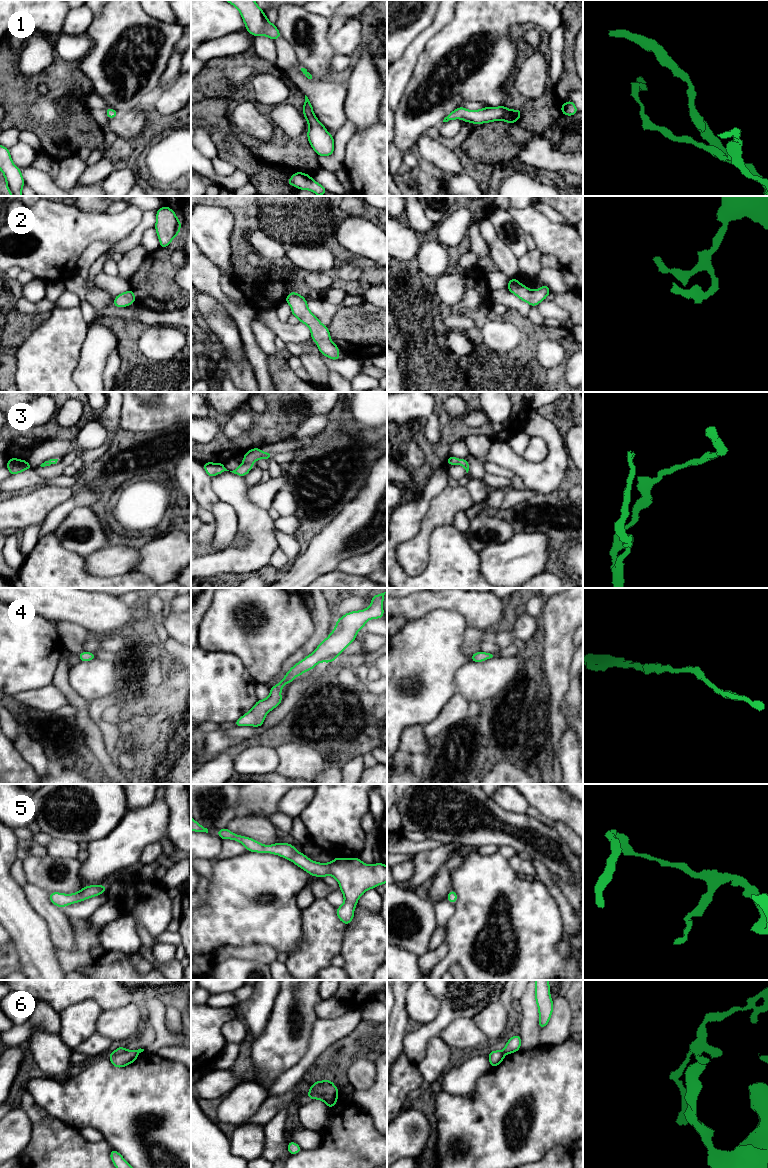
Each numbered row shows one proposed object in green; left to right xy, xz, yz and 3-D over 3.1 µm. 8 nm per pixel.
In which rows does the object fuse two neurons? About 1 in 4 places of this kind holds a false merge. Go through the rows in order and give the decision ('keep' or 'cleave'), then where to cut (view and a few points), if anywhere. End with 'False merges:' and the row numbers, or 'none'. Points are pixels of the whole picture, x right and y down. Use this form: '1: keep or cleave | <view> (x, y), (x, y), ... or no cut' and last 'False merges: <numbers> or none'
1: keep | no cut
2: keep | no cut
3: keep | no cut
4: keep | no cut
5: keep | no cut
6: cleave | xz (336, 1094), (325, 1102)
False merges: 6

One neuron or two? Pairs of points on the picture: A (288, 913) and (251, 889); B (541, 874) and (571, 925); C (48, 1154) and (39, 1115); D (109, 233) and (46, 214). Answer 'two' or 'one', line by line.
A: one
B: one
C: one
D: one

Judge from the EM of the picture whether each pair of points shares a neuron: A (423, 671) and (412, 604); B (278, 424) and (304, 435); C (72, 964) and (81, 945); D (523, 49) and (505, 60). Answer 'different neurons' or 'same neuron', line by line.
A: different neurons
B: different neurons
C: same neuron
D: different neurons

